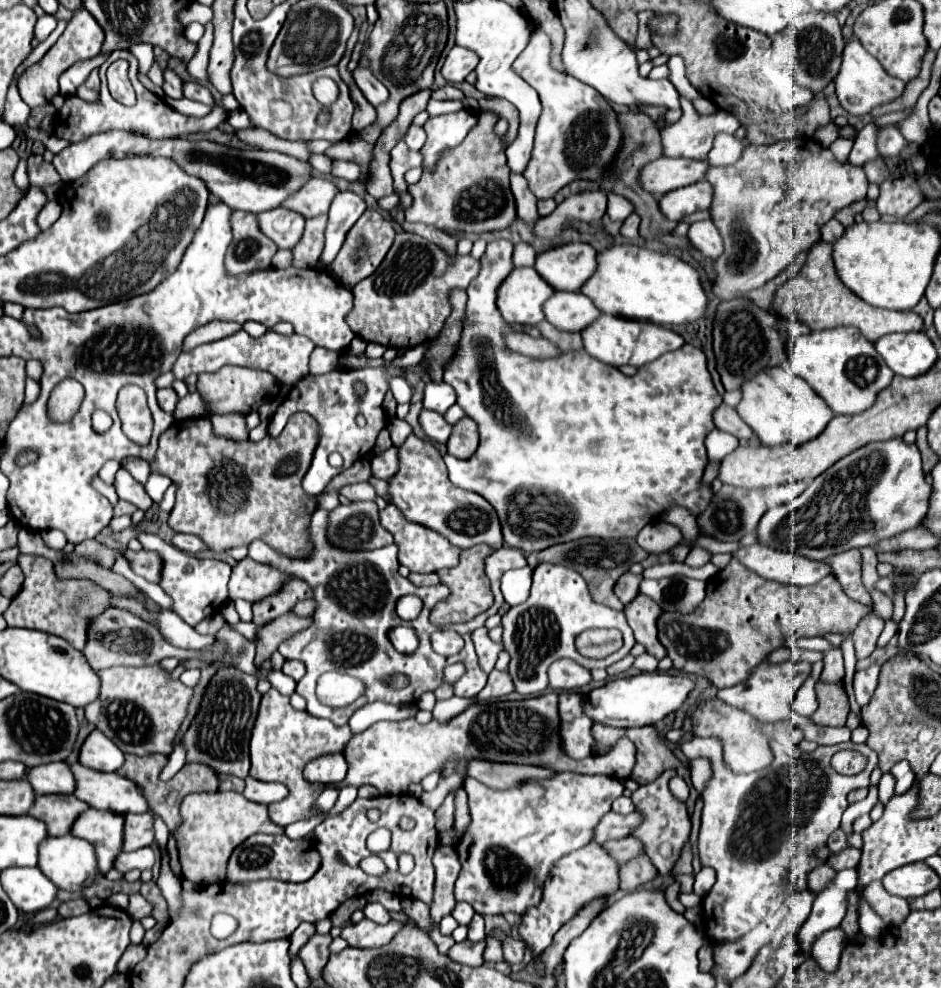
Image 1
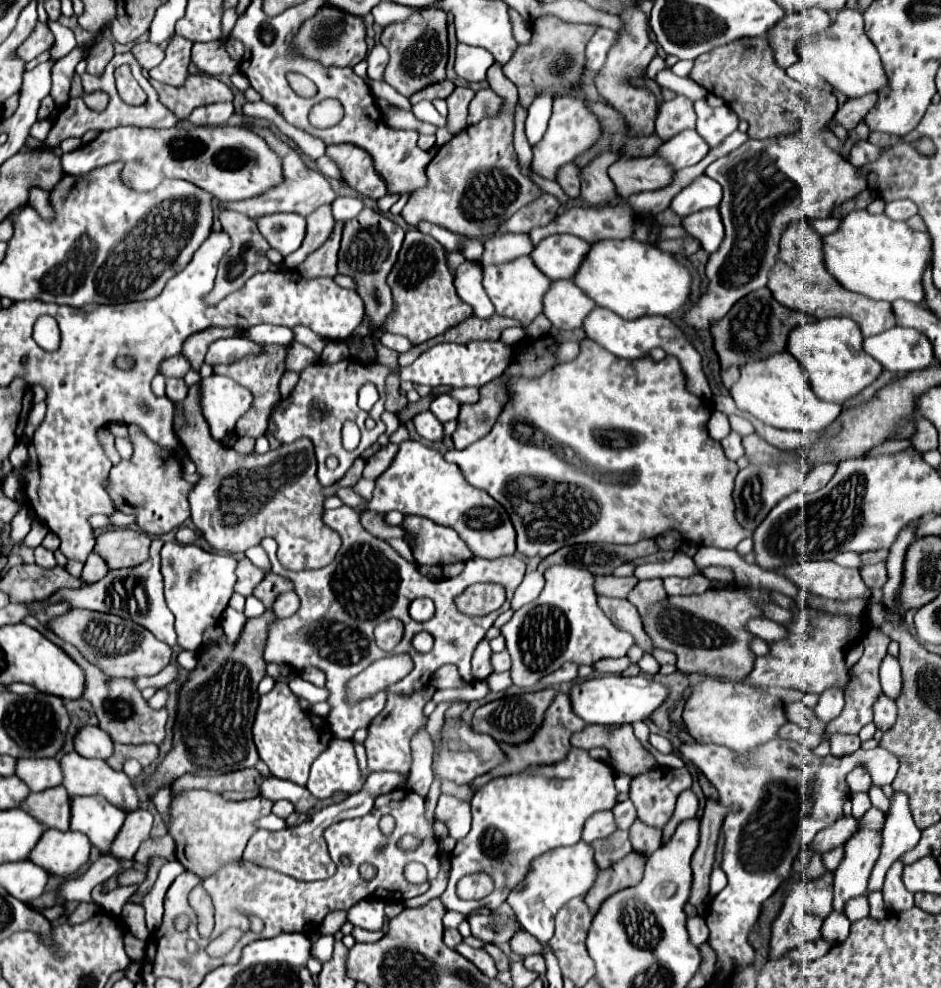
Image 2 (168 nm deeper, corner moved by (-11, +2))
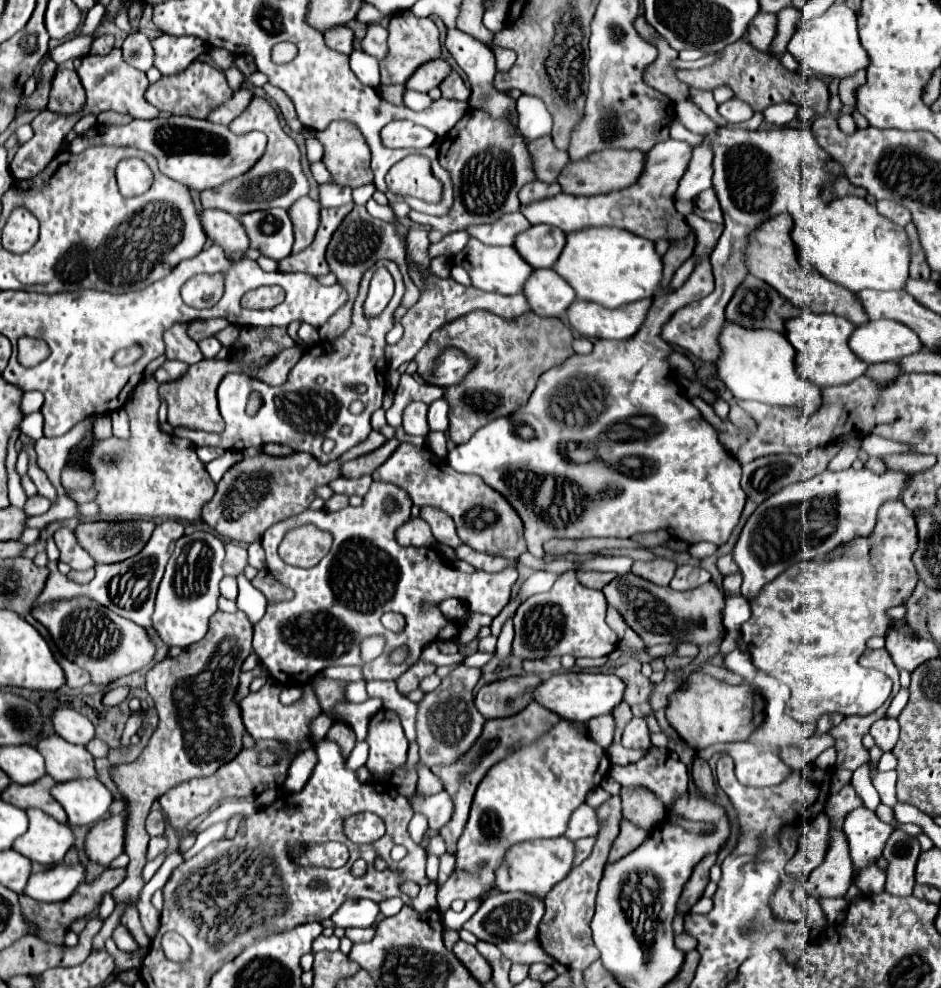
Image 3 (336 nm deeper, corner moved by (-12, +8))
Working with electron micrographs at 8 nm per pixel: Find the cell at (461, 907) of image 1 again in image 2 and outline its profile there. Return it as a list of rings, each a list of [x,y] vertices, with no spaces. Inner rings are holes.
[[[497,914],[471,916],[469,924],[471,924],[471,934],[489,944],[505,944],[511,940],[511,936],[515,936],[519,930],[523,930],[521,924],[517,924],[515,916],[513,916],[513,920],[509,916],[501,918]]]

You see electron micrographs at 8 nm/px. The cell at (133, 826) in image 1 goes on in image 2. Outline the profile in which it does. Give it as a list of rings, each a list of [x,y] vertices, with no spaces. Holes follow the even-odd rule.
[[[133,810],[127,812],[125,824],[121,826],[121,832],[117,832],[117,840],[113,840],[113,846],[109,852],[123,860],[133,860],[137,848],[143,840],[149,838],[153,826],[153,814],[147,810]]]

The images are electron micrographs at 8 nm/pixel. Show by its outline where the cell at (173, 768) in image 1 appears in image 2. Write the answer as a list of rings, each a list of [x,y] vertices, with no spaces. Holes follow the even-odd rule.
[[[159,790],[157,794],[155,794],[155,798],[153,798],[153,804],[155,804],[155,808],[161,812],[161,816],[163,816],[163,822],[167,822],[167,818],[169,818],[169,802],[171,802],[171,792],[169,790]]]

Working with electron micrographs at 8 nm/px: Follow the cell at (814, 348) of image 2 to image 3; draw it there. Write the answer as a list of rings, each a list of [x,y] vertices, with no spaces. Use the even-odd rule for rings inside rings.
[[[806,308],[800,310],[800,314],[786,322],[786,338],[796,348],[796,368],[798,372],[814,382],[818,388],[830,388],[830,386],[842,386],[850,384],[852,380],[860,378],[868,364],[860,360],[848,346],[850,334],[856,330],[856,326],[836,314],[814,314]]]

